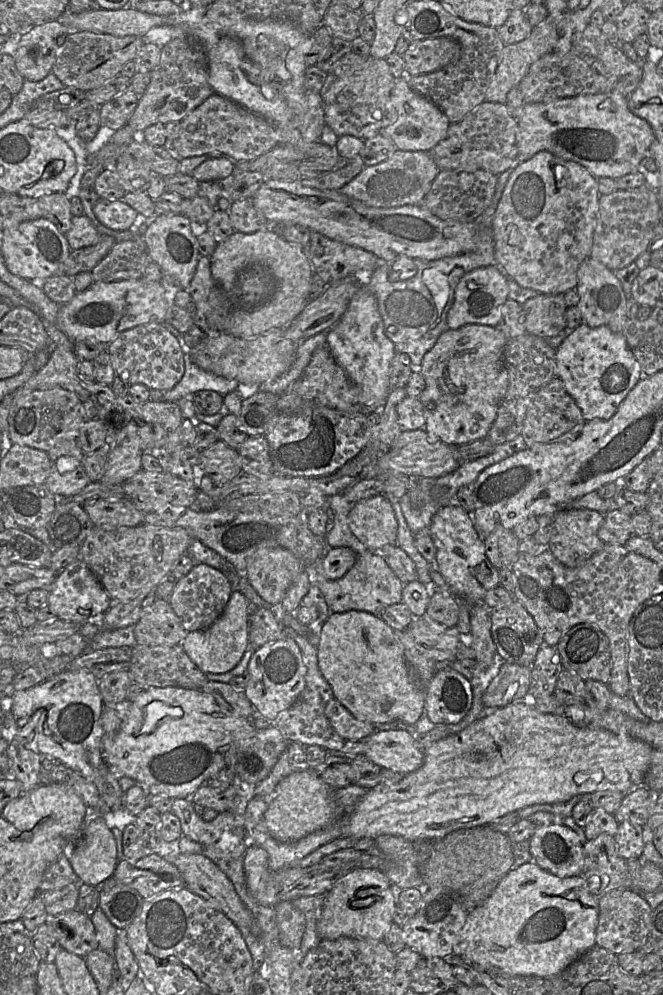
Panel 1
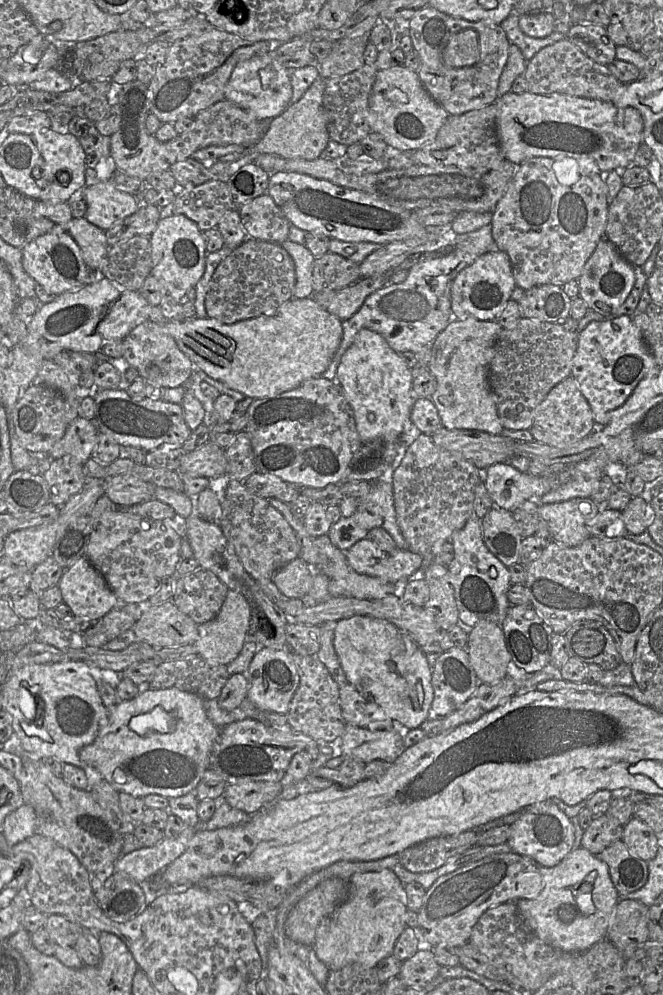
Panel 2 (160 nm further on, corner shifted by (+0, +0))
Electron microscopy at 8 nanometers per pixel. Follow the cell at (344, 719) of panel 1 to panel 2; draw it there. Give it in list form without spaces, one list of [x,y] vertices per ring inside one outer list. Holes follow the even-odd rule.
[[[348,682],[339,688],[339,704],[346,725],[370,731],[400,729],[378,705],[366,700]]]

